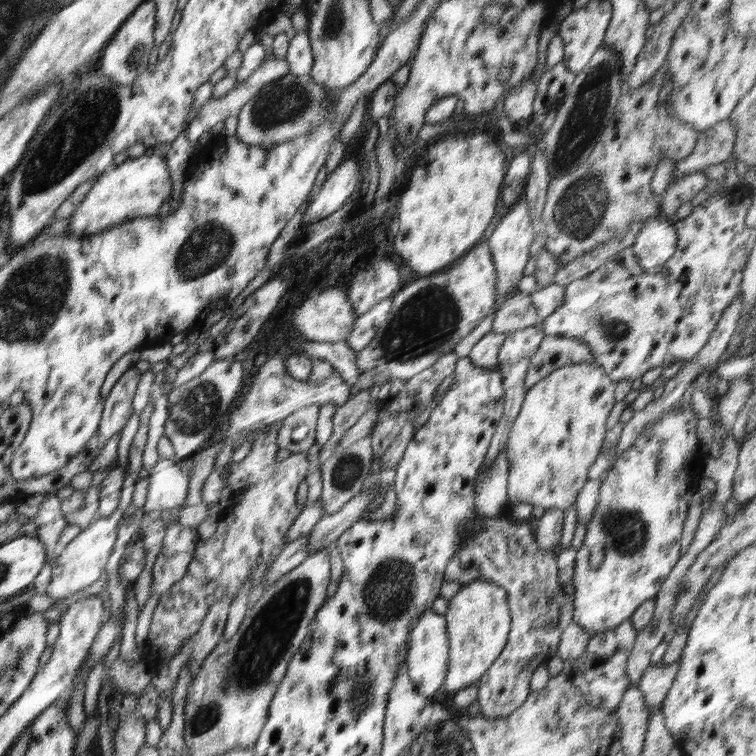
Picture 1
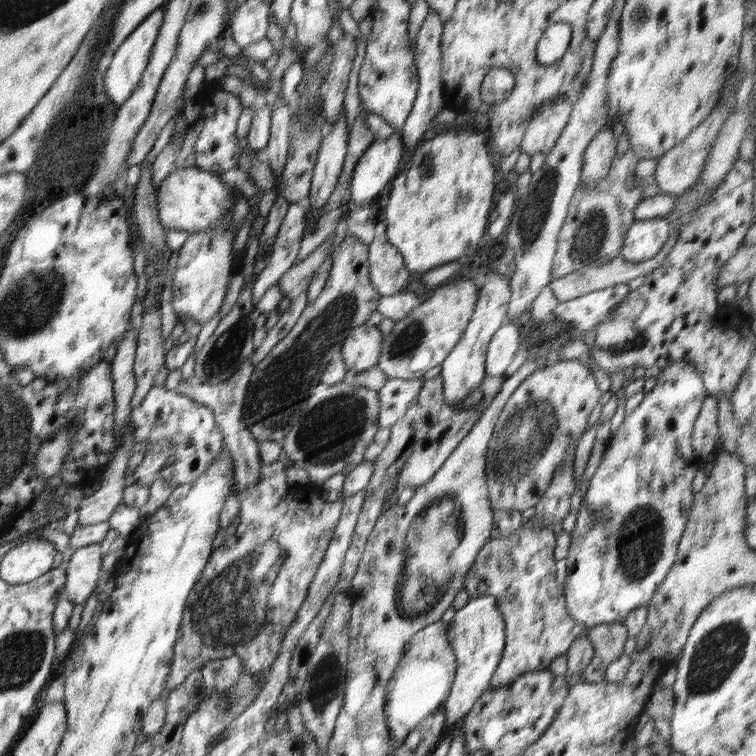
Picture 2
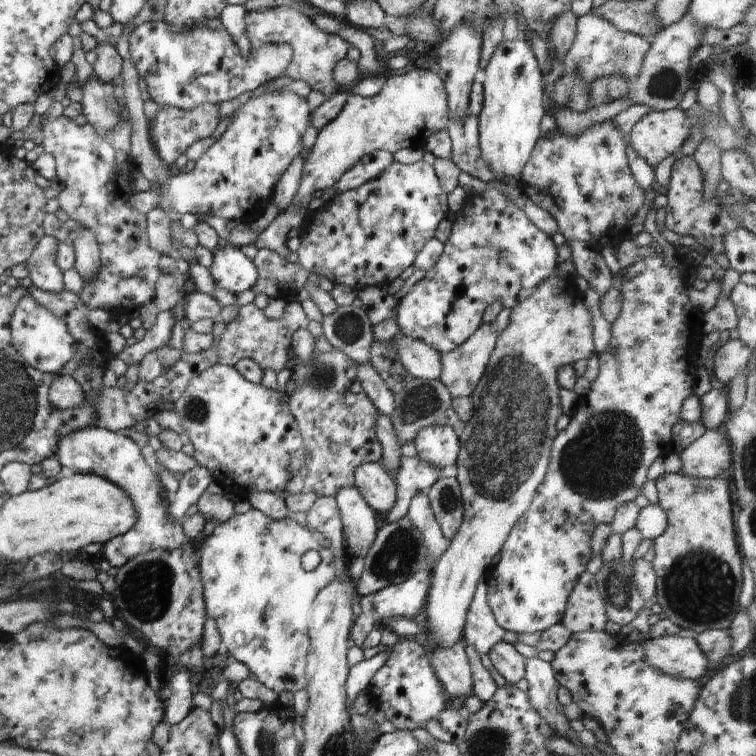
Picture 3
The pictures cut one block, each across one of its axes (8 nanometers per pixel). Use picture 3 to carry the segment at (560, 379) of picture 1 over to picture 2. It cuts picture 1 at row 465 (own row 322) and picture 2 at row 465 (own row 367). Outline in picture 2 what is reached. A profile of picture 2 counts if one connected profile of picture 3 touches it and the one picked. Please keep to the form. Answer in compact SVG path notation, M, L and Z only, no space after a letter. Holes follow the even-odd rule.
M579 359L559 360L536 370L514 390L498 412L488 453L487 486L492 510L524 512L535 506L569 451L582 439L594 407L606 395L598 389L592 369Z

